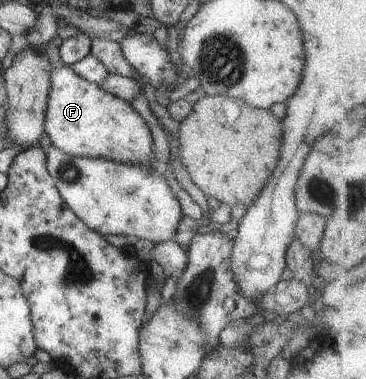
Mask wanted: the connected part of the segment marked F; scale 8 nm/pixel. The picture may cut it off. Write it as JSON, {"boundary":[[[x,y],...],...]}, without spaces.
{"boundary":[[[61,60],[52,64],[52,84],[45,113],[44,131],[52,145],[68,155],[95,157],[125,164],[155,164],[153,139],[145,120],[129,101],[87,82]]]}

